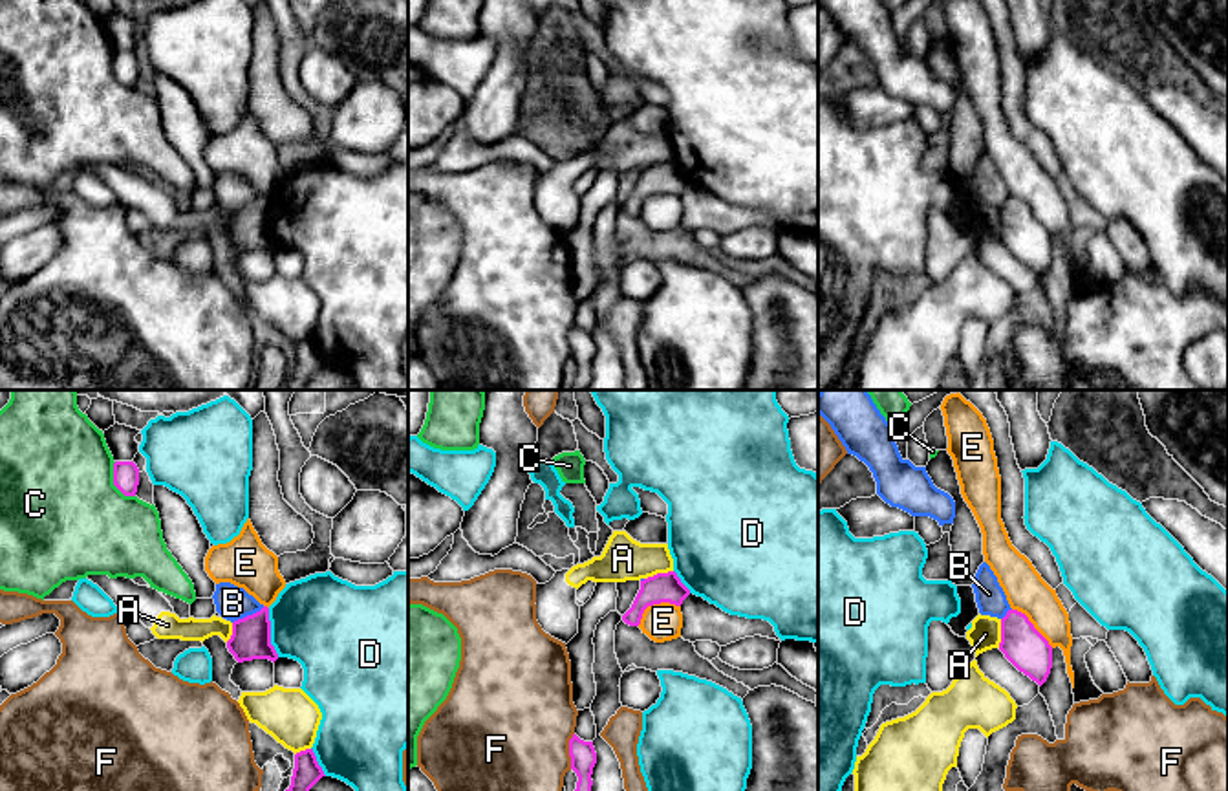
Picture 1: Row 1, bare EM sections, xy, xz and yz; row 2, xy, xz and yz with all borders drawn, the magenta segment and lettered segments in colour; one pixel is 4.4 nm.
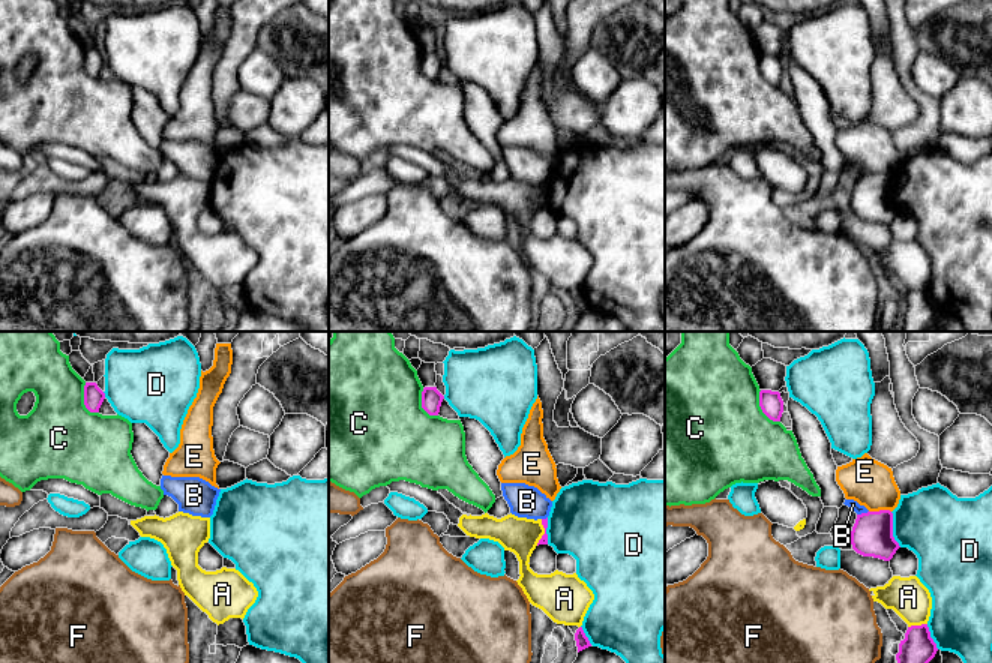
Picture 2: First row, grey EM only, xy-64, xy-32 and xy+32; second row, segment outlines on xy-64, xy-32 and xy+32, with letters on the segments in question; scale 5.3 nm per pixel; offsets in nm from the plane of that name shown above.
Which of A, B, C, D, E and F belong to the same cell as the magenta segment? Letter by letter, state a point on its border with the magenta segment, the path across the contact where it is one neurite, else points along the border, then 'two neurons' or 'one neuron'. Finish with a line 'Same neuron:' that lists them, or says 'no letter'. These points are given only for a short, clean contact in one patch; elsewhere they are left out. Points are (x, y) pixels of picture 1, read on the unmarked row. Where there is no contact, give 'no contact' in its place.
A: xz (657, 163) | two neurons
B: xy (247, 205) | along xy (264, 196), (233, 213) | two neurons
C: xy (114, 74) | two neurons
D: xy (269, 222) | two neurons
E: xz (654, 193) | along xz (679, 195), (654, 193), (645, 200), (637, 215) | two neurons
F: xz (570, 341) | two neurons
Same neuron: no letter

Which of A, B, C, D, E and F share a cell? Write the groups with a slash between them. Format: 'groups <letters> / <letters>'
groups A / B / C / D / E / F

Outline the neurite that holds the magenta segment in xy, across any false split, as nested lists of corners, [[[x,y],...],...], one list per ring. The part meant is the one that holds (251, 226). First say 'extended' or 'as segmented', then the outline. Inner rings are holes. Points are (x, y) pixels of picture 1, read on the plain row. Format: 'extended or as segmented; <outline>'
as segmented; [[[264,196],[260,201],[234,211],[227,238],[238,253],[253,249],[269,249],[275,253],[278,244],[271,234],[269,198]]]

